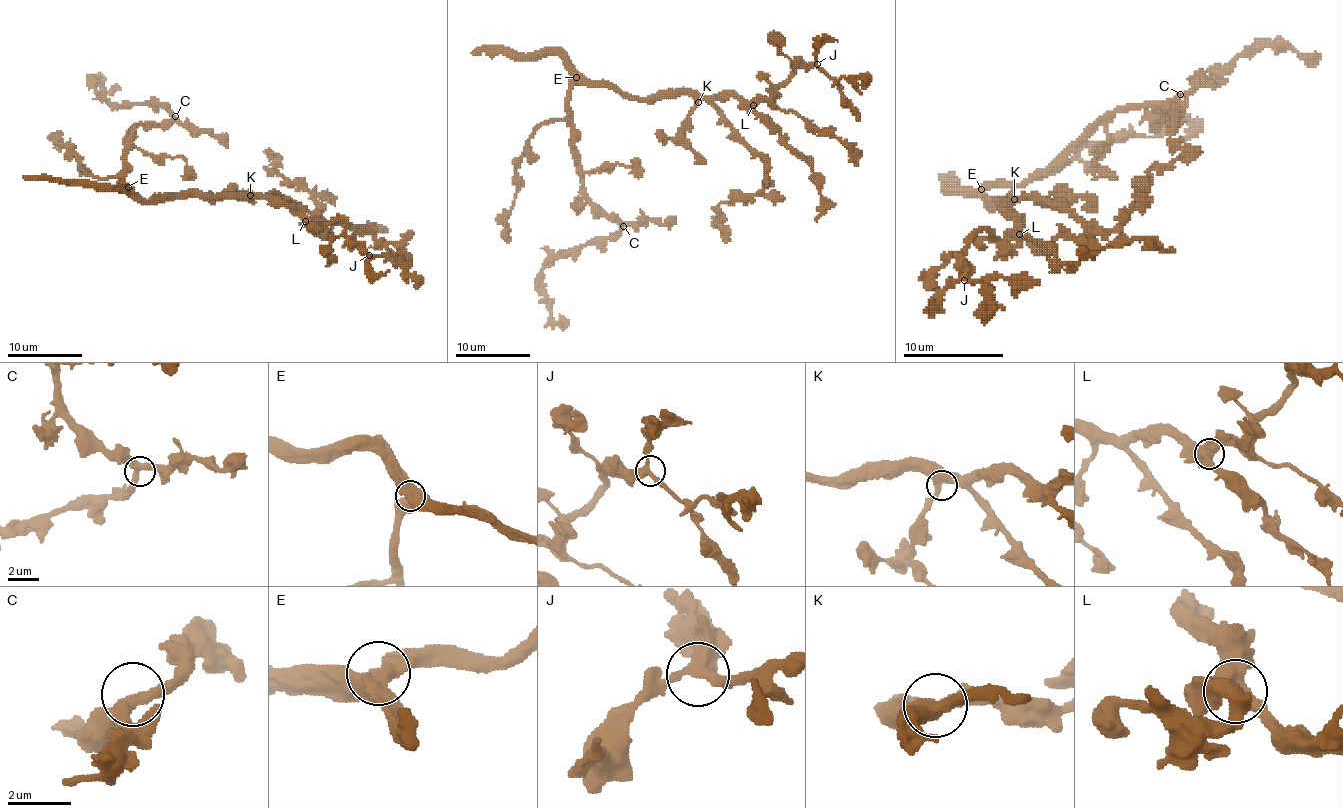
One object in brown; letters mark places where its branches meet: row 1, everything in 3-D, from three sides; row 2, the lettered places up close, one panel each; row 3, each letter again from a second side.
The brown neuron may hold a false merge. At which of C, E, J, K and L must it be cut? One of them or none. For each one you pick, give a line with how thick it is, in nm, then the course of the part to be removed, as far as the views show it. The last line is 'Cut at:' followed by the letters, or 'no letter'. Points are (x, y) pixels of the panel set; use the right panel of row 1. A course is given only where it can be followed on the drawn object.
Cut at: no letter

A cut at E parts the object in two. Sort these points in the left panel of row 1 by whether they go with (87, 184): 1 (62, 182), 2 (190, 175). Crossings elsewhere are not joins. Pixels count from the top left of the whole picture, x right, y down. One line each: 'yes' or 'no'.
1: yes
2: no

